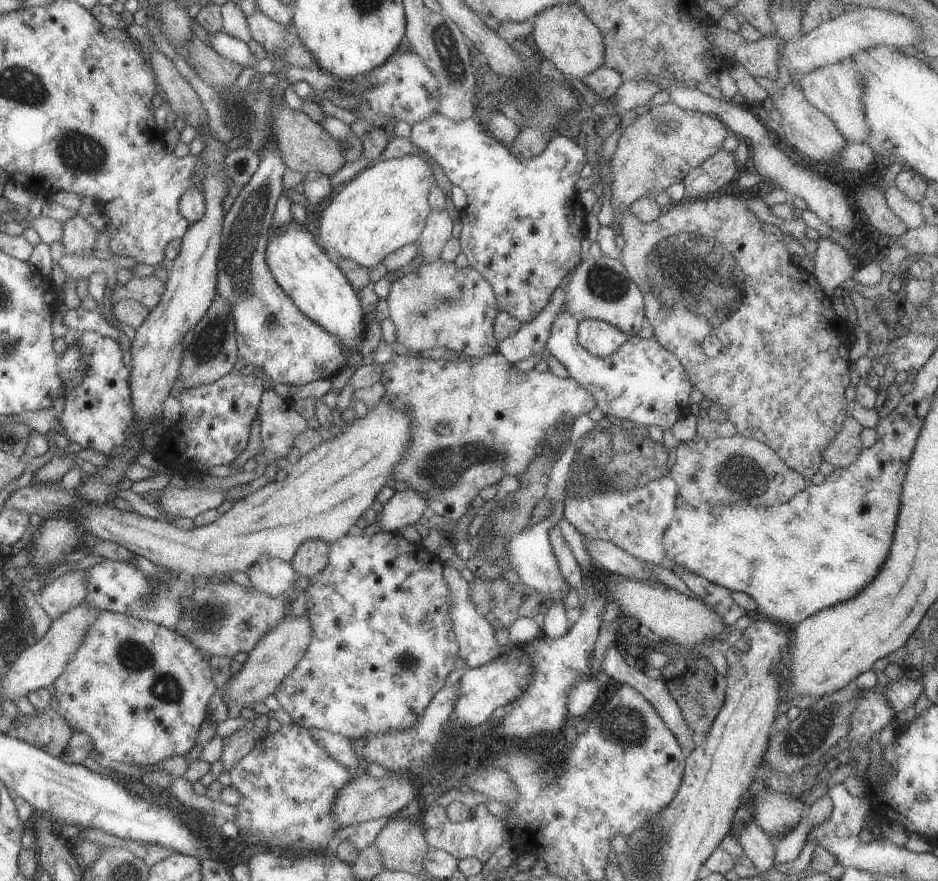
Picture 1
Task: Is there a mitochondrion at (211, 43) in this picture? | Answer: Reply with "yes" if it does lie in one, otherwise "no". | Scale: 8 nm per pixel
no

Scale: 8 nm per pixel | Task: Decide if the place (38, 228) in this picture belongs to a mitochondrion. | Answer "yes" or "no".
no

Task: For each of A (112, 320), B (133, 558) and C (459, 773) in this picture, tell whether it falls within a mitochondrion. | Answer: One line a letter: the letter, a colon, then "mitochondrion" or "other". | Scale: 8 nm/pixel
A: other
B: other
C: other

